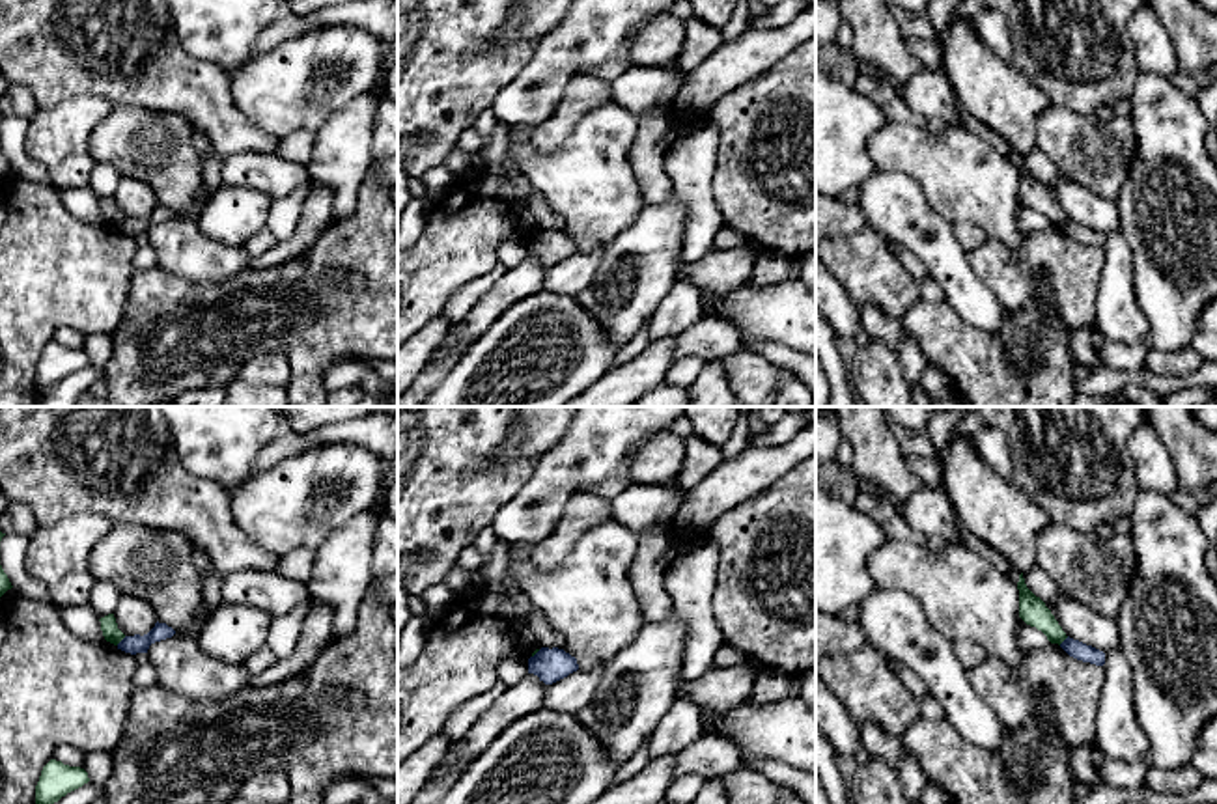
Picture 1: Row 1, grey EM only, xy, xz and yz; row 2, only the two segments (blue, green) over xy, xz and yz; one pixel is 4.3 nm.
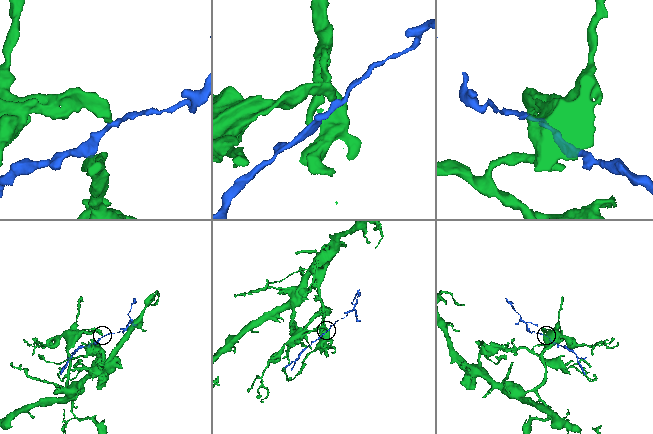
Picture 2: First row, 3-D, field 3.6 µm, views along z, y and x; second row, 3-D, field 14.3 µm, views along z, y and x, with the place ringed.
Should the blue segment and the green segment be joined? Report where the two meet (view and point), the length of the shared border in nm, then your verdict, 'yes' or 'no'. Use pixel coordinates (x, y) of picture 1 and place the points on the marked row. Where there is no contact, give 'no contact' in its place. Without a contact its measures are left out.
meets blue in xy at (122, 640); contact 60 nm long; no

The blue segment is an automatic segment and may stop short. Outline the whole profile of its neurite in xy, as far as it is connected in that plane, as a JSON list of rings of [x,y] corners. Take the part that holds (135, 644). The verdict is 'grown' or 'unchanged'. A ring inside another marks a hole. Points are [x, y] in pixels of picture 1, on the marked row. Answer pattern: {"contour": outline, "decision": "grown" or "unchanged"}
{"contour": [[[155,623],[155,627],[140,636],[125,636],[119,644],[118,649],[136,655],[136,653],[147,653],[149,645],[166,638],[172,638],[175,634],[175,631],[172,627],[168,627],[166,623]]], "decision": "unchanged"}

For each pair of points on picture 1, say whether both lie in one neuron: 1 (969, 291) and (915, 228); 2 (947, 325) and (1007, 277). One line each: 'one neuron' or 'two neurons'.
1: one neuron
2: two neurons

